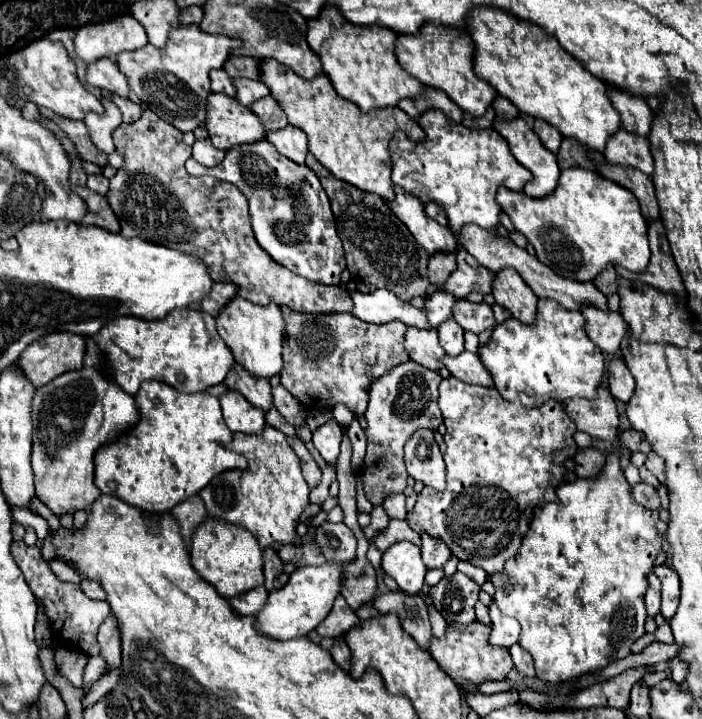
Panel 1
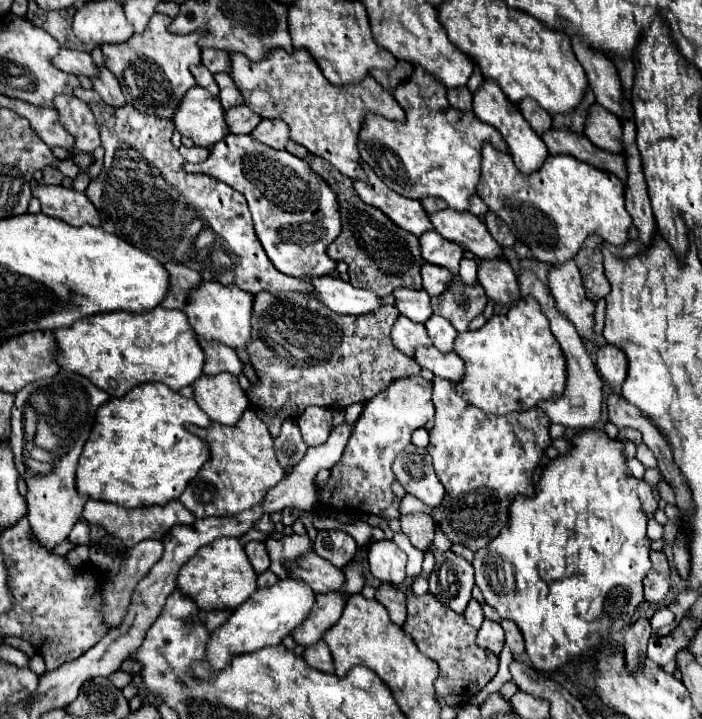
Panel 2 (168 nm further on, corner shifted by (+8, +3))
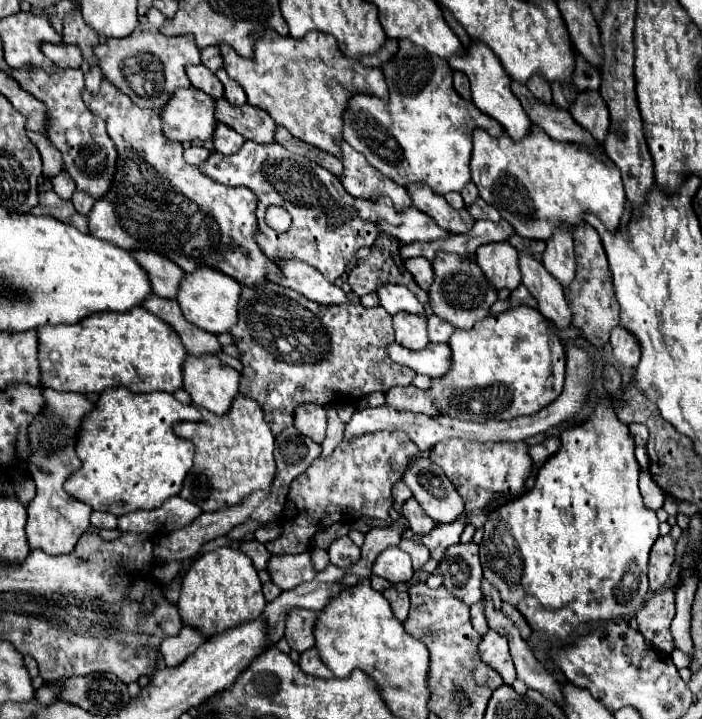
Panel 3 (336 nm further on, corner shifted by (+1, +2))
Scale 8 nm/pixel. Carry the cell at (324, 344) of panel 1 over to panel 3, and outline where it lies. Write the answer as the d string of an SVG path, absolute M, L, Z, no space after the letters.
M261 281L255 287L241 285L239 299L239 321L231 331L237 349L241 351L241 379L239 393L255 399L273 435L293 425L293 411L299 403L333 403L337 395L349 395L351 399L365 397L373 391L387 393L395 385L411 385L415 371L397 365L387 357L387 347L393 339L391 315L383 307L363 307L357 295L351 295L347 305L319 305L307 297L275 285L271 281Z

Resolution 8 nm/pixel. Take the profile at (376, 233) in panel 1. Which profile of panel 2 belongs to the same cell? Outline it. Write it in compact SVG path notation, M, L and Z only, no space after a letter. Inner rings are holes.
M288 142L286 148L290 154L302 158L308 162L308 166L330 184L330 188L338 196L340 204L340 216L342 216L342 232L340 236L328 246L328 256L334 260L344 260L348 264L348 276L350 284L356 288L366 288L374 290L380 296L386 296L394 292L396 288L412 288L420 290L422 280L420 280L420 268L422 268L422 256L420 256L420 242L414 234L398 228L384 212L378 208L364 204L360 196L356 196L356 190L352 186L352 180L342 176L334 166L330 166L326 160L316 158L310 154L306 148L302 148L296 142ZM378 284L378 286L370 286Z

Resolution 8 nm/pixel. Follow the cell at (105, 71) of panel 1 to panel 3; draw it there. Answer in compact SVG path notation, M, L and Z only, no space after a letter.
M43 43L41 45L41 51L47 59L51 59L55 65L59 67L71 67L71 69L77 69L81 67L83 63L83 55L81 55L81 49L77 45L65 45L65 43L59 43L59 45L53 45L53 43Z

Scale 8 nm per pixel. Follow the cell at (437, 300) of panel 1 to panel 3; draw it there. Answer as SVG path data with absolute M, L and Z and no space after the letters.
M379 285L375 295L379 297L379 305L391 315L395 315L397 311L407 311L427 317L427 309L419 305L417 297L403 285Z

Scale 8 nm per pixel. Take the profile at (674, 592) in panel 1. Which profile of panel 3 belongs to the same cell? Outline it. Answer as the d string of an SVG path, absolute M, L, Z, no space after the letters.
M663 535L655 541L649 555L649 589L651 591L659 591L667 585L673 561L675 561L675 539L671 535Z

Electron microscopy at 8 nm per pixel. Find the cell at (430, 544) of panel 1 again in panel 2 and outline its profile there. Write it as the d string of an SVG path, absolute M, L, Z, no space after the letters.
M406 514L400 516L402 532L408 534L412 546L416 546L422 552L428 552L432 540L434 540L434 520L430 514Z

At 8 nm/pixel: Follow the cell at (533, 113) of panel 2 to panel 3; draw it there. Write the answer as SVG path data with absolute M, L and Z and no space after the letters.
M535 75L531 77L531 81L527 81L527 89L543 103L551 103L551 87L549 81L543 81L543 77Z

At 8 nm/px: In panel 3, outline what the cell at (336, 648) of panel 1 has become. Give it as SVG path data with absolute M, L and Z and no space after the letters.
M313 647L313 649L307 649L307 651L301 655L299 667L301 667L307 675L313 675L313 677L321 677L321 679L331 679L331 677L333 677L331 669L327 669L327 667L321 663L315 647Z

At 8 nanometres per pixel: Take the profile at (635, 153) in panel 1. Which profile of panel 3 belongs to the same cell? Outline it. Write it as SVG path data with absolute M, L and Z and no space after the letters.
M597 91L579 93L577 99L571 103L569 113L585 131L595 137L595 141L605 141L609 129L609 111Z

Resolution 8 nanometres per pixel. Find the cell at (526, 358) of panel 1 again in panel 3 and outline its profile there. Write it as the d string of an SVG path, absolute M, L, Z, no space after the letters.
M527 305L511 307L499 315L487 315L471 329L455 329L449 341L451 369L437 379L431 379L431 401L439 405L439 413L459 417L463 421L507 421L519 415L531 415L547 407L563 391L565 379L565 349L555 333L549 331L543 315Z

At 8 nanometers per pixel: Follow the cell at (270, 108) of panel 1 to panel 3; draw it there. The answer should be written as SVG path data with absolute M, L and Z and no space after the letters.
M217 123L215 127L215 133L213 133L213 149L217 153L225 153L225 155L233 155L241 149L243 145L243 137L239 133L235 133L231 127L223 125L223 123Z

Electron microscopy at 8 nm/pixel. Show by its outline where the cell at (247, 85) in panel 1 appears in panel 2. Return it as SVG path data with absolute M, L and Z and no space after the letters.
M216 74L214 78L216 78L218 86L220 86L218 98L224 104L224 110L228 110L232 106L238 106L238 104L244 104L244 98L240 96L240 90L236 88L236 84L234 84L230 74Z

